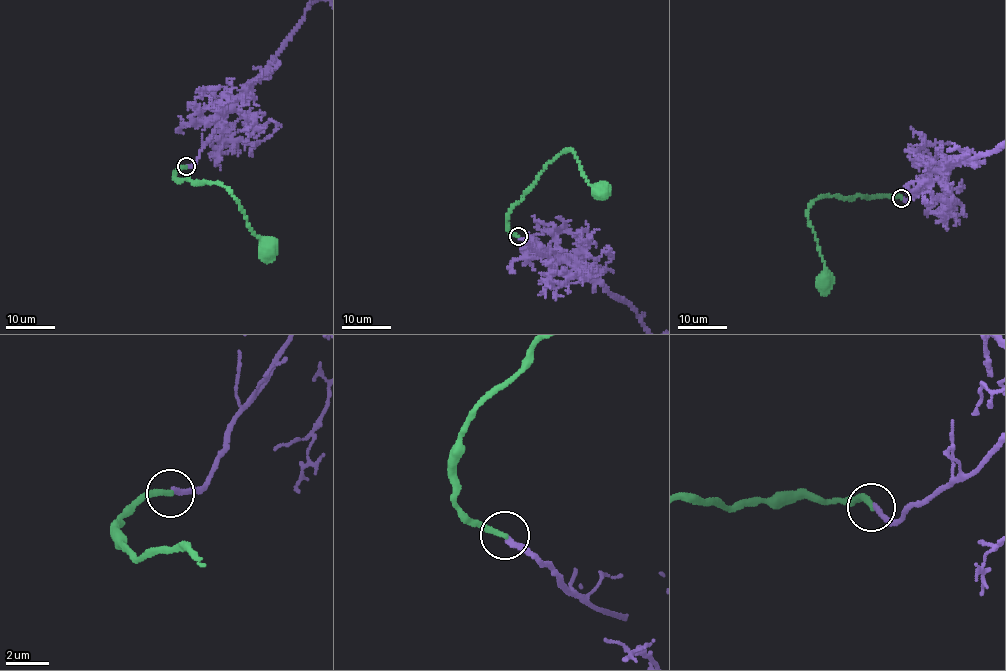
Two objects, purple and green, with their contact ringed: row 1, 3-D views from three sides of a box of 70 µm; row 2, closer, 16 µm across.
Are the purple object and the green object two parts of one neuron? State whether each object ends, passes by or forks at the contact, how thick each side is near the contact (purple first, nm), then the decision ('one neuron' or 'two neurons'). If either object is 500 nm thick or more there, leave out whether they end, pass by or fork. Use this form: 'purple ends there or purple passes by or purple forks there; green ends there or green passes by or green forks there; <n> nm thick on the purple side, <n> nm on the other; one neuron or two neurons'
purple ends there; green ends there; 280 nm thick on the purple side, 280 nm on the other; two neurons

